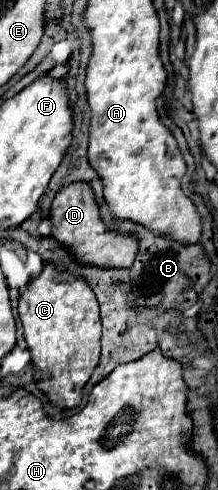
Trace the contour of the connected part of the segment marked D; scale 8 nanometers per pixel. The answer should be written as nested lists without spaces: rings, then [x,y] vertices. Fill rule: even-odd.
[[[72,182],[64,186],[52,202],[50,216],[52,216],[52,236],[60,244],[68,246],[80,262],[94,264],[94,266],[110,266],[110,268],[132,266],[138,252],[138,238],[134,234],[106,230],[90,182]]]

